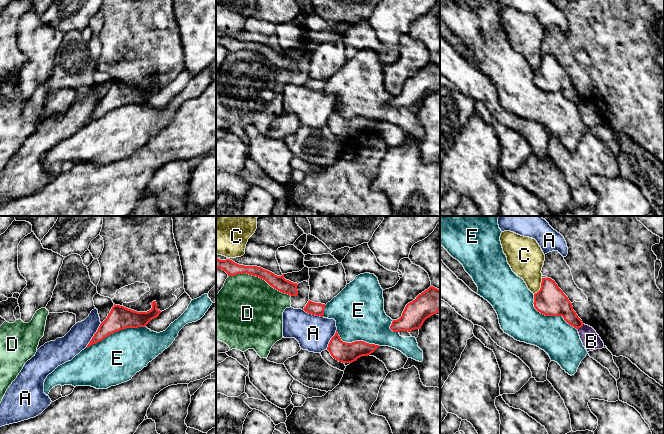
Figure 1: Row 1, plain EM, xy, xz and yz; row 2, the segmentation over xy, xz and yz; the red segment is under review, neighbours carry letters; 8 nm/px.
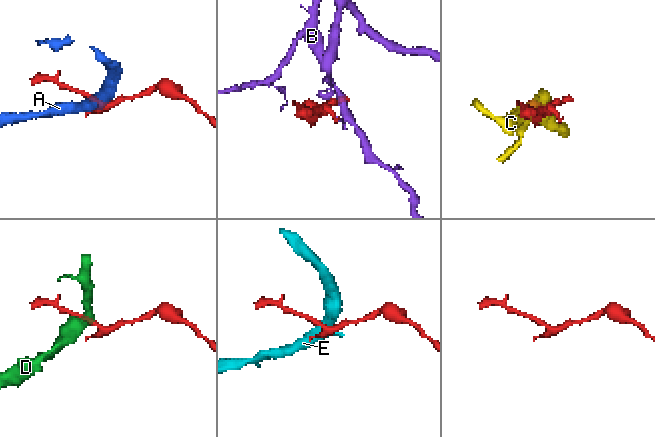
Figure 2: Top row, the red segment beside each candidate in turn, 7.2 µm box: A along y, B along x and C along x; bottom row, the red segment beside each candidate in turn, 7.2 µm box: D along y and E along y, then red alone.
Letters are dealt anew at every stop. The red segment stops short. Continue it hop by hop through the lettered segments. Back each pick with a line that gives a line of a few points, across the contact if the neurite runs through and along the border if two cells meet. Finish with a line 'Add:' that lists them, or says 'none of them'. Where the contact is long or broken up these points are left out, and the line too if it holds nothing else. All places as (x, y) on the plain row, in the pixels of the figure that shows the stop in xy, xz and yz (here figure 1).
Add: none of them

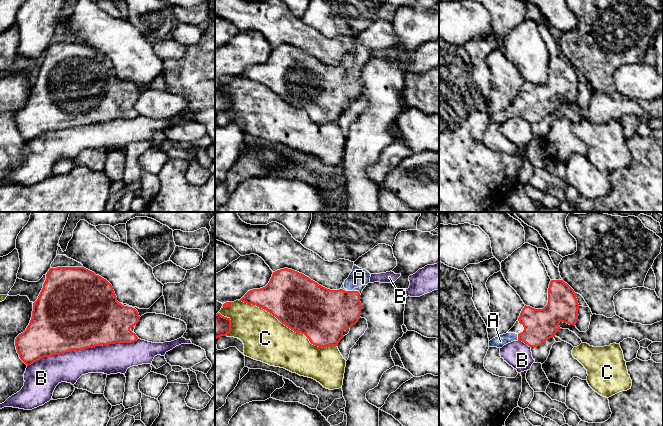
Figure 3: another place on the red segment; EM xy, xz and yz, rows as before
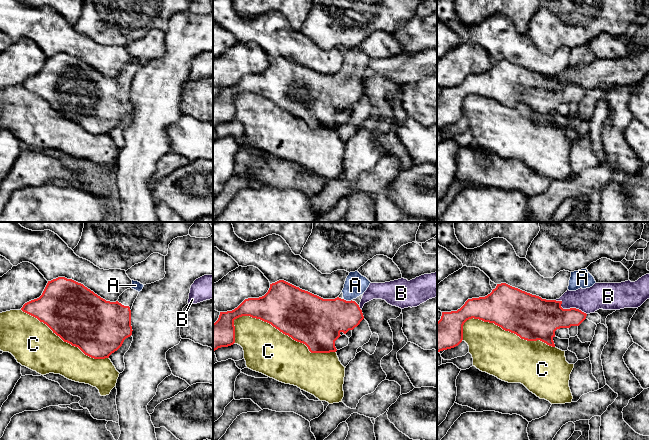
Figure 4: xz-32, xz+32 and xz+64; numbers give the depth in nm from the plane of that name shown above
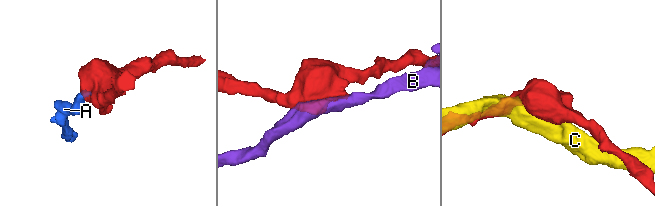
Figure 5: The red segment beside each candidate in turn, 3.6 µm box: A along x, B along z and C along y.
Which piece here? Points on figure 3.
A: line yz (539, 101), (528, 112), (518, 113), (508, 113), (500, 117)
Add: A

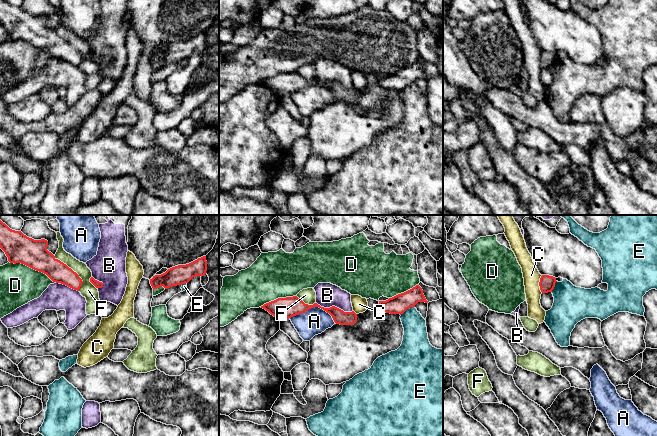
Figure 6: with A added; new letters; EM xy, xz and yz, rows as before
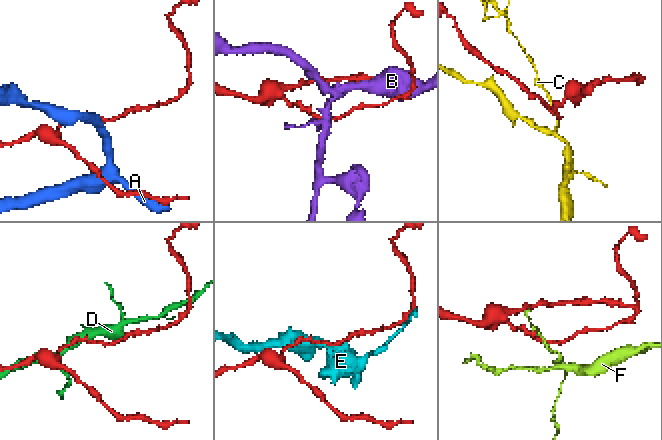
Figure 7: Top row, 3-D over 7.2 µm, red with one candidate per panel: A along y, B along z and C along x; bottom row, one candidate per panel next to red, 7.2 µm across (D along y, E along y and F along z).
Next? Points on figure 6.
Add: none of them

